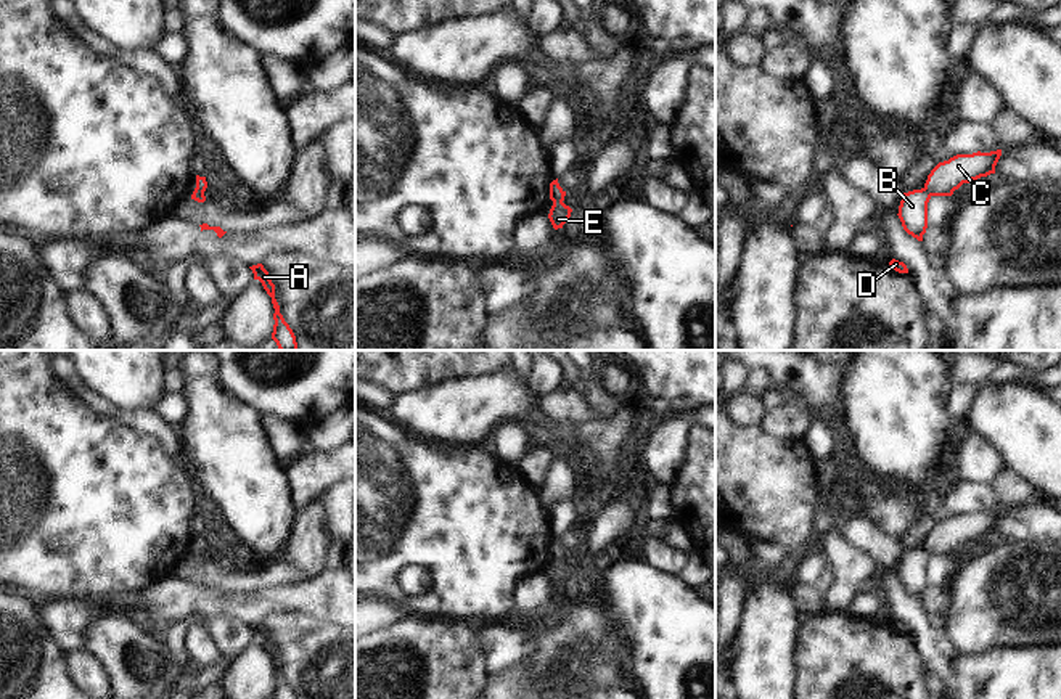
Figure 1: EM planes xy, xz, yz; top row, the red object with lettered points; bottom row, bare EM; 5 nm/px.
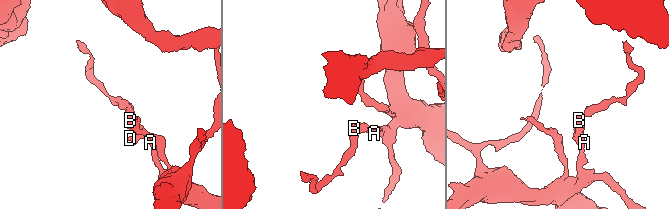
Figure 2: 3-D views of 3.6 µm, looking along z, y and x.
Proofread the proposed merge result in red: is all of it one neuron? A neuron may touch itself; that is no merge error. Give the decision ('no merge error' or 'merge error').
merge error

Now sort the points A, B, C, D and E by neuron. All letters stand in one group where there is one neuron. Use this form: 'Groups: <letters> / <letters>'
Groups: A B D / C E.

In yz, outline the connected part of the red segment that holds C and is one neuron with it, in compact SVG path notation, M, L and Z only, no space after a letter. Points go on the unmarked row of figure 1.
M1002 509L990 513L957 514L939 522L924 543L931 556L952 556L963 543L995 533Z

